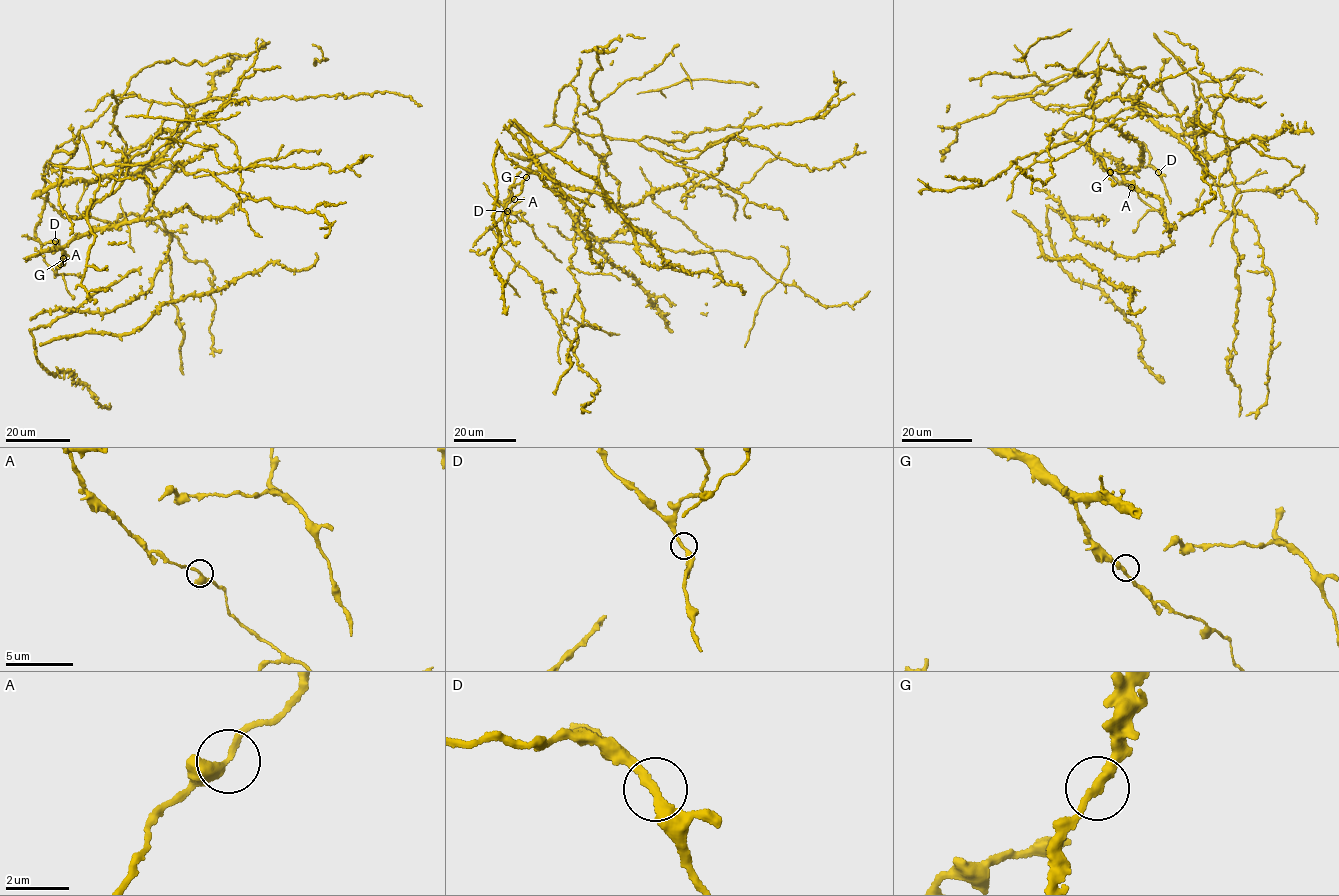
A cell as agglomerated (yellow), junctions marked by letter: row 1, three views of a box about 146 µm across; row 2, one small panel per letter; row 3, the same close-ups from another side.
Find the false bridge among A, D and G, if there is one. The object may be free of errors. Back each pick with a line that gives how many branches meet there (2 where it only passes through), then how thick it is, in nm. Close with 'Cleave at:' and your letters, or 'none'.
Cleave at: none

